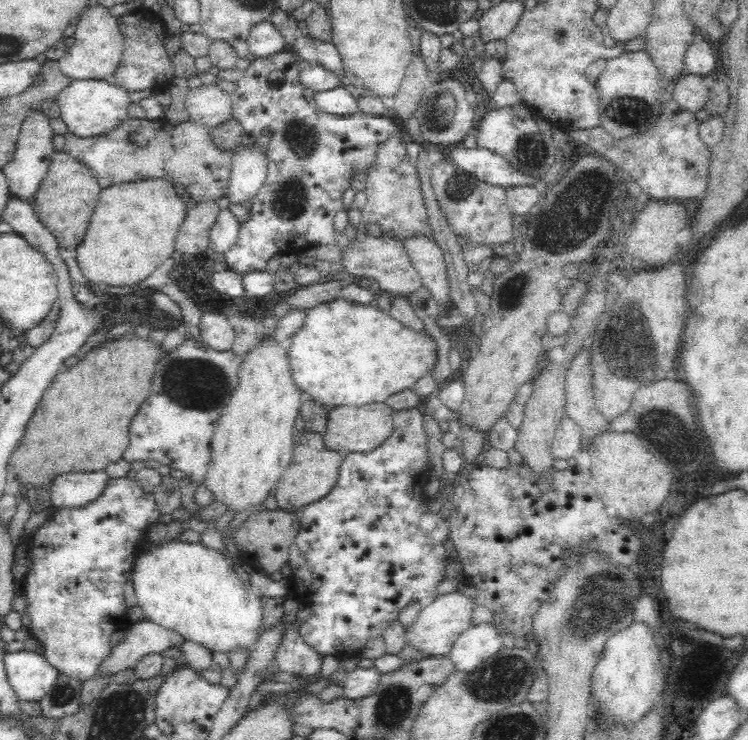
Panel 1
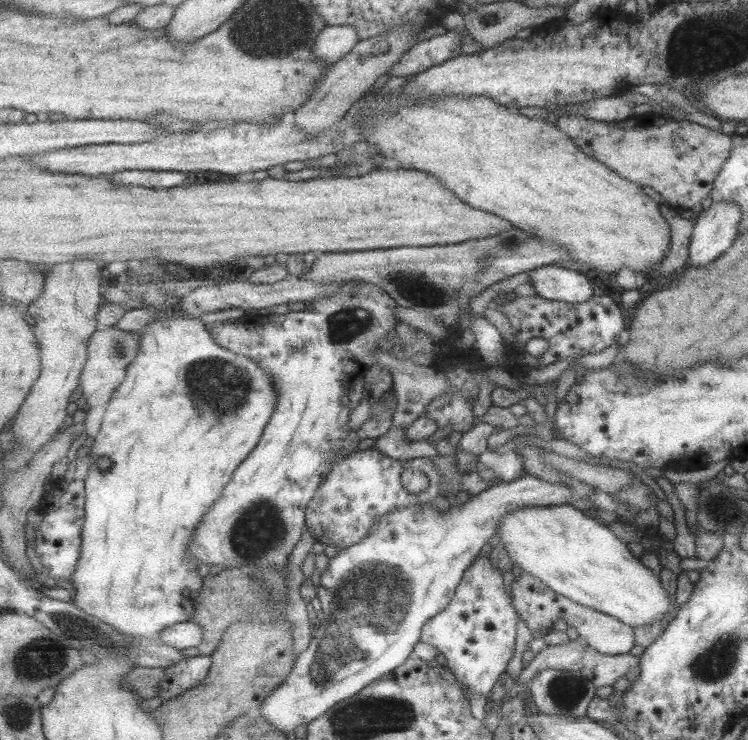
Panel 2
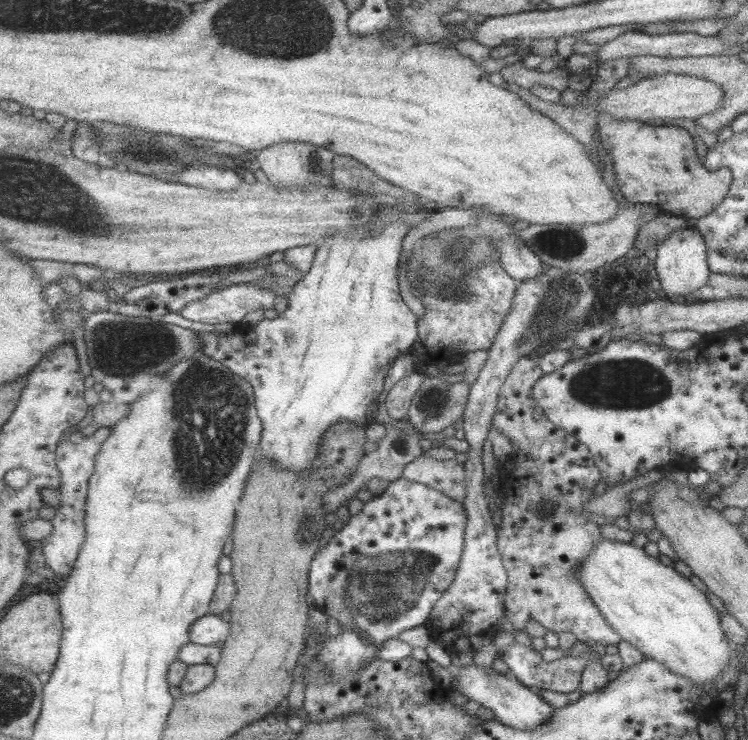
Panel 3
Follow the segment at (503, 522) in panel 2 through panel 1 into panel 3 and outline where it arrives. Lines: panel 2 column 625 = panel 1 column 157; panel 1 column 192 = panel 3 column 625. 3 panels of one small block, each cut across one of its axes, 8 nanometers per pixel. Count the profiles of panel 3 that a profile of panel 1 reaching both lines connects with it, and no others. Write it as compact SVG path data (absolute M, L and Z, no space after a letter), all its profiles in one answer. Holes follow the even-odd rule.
M600 538L589 556L580 562L576 575L605 622L619 635L621 641L635 647L644 658L660 662L663 668L682 676L691 684L714 682L727 668L732 648L721 628L718 612L711 607L704 593L673 567L662 564L630 542Z

